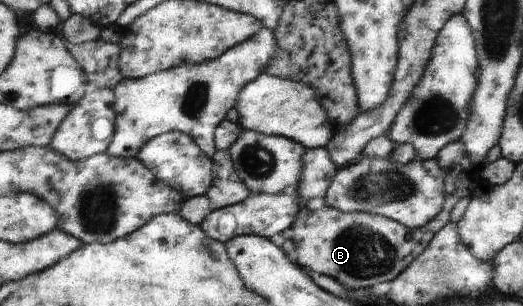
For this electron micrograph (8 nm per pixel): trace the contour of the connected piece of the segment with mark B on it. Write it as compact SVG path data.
M476 187L468 190L454 190L448 194L448 208L424 227L410 229L385 216L367 212L340 212L340 209L323 206L309 210L303 206L290 226L297 262L309 271L326 274L340 282L347 290L370 288L378 282L396 278L406 266L428 246L430 240L448 221L452 208L460 198L474 194Z

